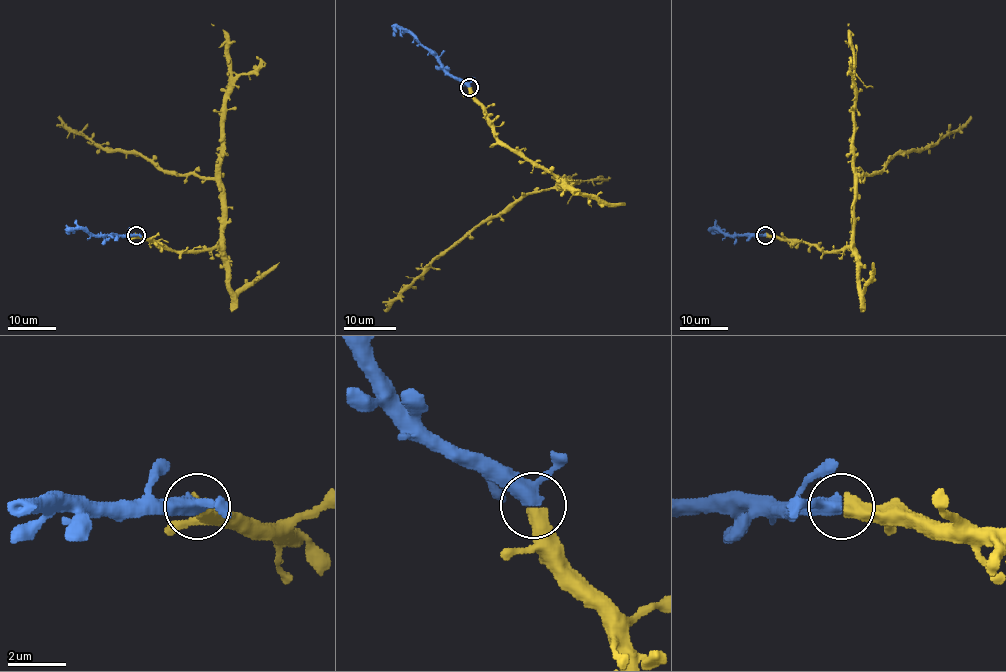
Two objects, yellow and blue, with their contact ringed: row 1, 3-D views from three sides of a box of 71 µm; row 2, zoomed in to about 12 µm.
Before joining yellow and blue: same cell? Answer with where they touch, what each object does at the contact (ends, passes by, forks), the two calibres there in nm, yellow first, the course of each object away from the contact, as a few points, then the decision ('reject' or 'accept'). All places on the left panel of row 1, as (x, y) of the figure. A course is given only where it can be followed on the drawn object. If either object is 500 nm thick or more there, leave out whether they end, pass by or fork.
(136, 235) | 550/400 nm | yellow via (135, 235), (175, 251), (210, 251), (220, 238), (221, 187), (97, 147), (59, 116) | blue via (135, 235), (91, 235), (67, 226) | accept

